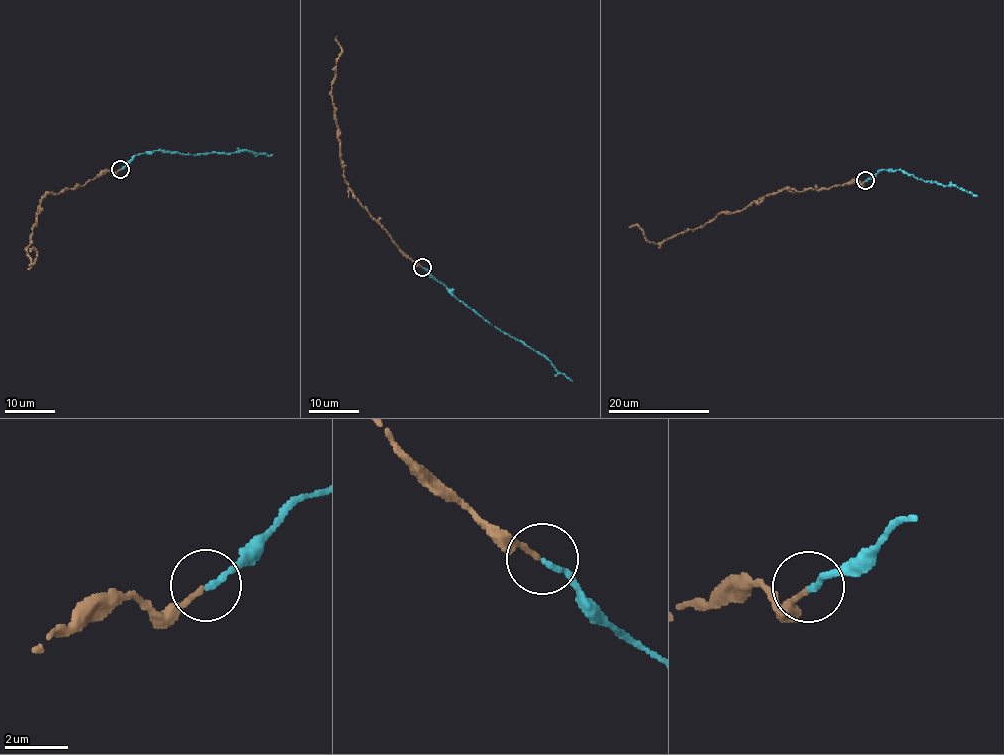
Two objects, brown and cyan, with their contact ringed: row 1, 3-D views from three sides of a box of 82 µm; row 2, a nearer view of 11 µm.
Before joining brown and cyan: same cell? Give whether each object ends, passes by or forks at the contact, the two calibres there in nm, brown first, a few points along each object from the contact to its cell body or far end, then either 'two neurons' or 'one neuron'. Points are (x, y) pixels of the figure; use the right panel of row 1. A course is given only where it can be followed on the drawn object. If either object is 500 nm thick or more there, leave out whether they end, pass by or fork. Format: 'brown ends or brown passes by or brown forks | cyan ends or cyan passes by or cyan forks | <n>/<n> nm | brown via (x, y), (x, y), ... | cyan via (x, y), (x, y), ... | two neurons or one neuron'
brown ends | cyan ends | 160/160 nm | brown via (865, 181), (802, 192), (785, 188), (657, 244), (637, 225), (629, 227) | cyan via (865, 181), (880, 170), (899, 170), (924, 181), (962, 188), (977, 195) | one neuron

